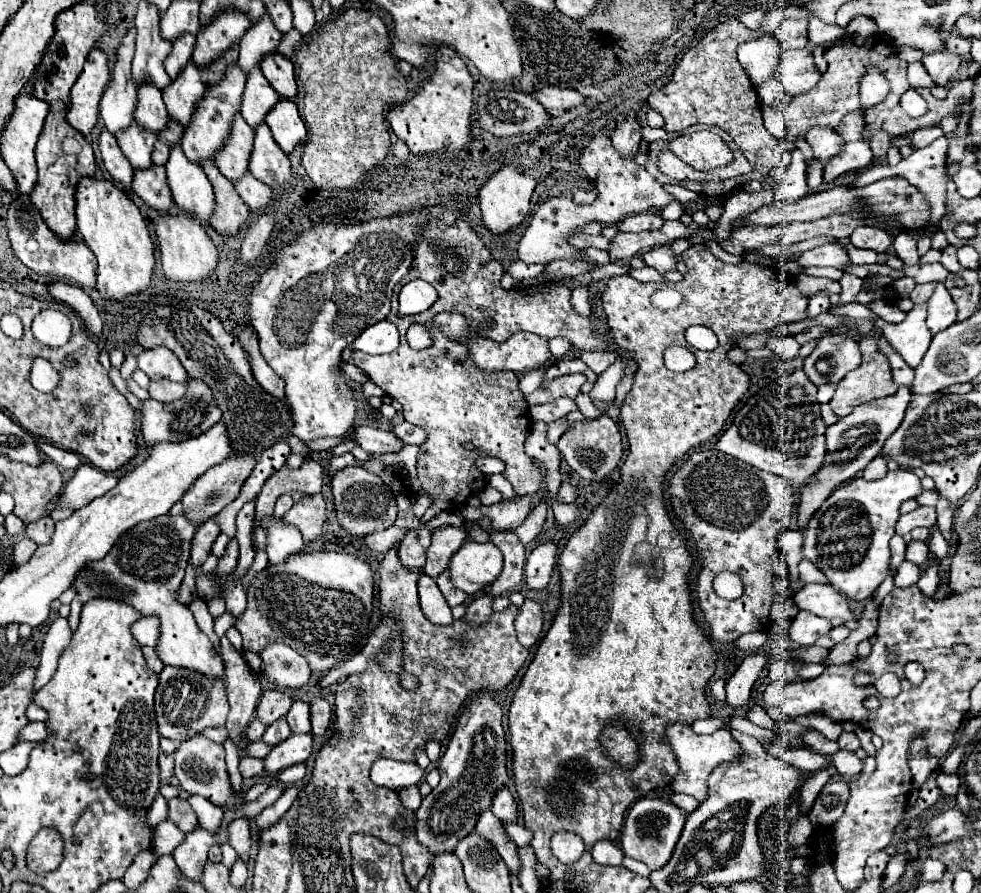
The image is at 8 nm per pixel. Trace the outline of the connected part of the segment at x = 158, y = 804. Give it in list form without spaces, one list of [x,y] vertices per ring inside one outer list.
[[[158,796],[152,804],[152,810],[148,812],[148,826],[156,826],[158,822],[164,822],[168,818],[168,802],[164,796]]]

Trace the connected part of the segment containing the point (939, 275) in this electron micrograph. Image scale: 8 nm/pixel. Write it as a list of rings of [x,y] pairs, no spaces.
[[[872,264],[872,266],[852,266],[848,272],[866,278],[866,274],[882,274],[890,276],[892,280],[898,280],[902,276],[914,278],[918,284],[924,282],[944,282],[946,280],[946,268],[942,264],[914,264],[914,266],[902,266],[902,268],[890,268],[886,264]]]

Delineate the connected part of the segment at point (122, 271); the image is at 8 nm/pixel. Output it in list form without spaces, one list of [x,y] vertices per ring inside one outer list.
[[[86,176],[80,178],[80,184],[76,186],[76,226],[84,238],[84,242],[88,244],[88,248],[94,252],[98,266],[96,266],[96,290],[104,296],[104,298],[126,298],[130,294],[140,292],[142,288],[146,288],[152,280],[152,270],[154,270],[154,246],[146,228],[146,222],[138,210],[138,206],[130,200],[130,196],[126,192],[122,192],[118,186],[114,186],[108,180],[102,178],[94,178],[94,176]]]

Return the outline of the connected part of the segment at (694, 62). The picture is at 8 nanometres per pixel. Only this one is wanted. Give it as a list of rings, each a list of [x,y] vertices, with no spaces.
[[[730,18],[730,22],[722,22],[720,26],[712,28],[698,46],[690,48],[684,58],[678,62],[678,70],[674,72],[672,80],[660,88],[654,90],[648,96],[650,108],[658,110],[664,116],[664,130],[666,132],[682,132],[684,128],[692,124],[710,124],[724,128],[732,140],[738,144],[738,148],[744,152],[746,160],[754,166],[750,174],[732,178],[732,180],[718,182],[687,182],[683,186],[688,190],[694,190],[696,194],[706,196],[718,196],[730,194],[746,180],[764,180],[770,172],[770,152],[776,146],[776,140],[770,136],[770,132],[764,128],[760,102],[754,84],[750,78],[746,78],[746,72],[742,70],[740,62],[736,60],[736,48],[742,42],[748,42],[752,38],[758,38],[765,33],[761,30],[744,28],[738,18]]]

